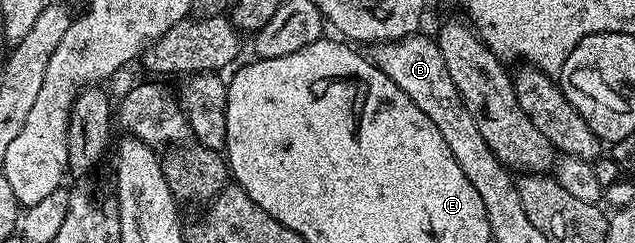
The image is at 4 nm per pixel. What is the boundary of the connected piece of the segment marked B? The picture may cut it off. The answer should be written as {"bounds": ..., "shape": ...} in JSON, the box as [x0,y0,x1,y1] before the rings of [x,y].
{"bounds":[373,35,525,219],"shape":[[[412,35],[402,37],[399,41],[376,44],[373,54],[375,66],[389,75],[389,79],[393,79],[393,83],[397,83],[397,87],[401,87],[401,91],[405,91],[405,95],[409,95],[409,99],[413,99],[413,103],[417,103],[417,107],[421,107],[421,111],[433,119],[449,151],[453,151],[453,159],[457,159],[461,171],[465,171],[465,179],[469,179],[477,195],[481,195],[481,203],[485,203],[485,215],[489,215],[489,219],[519,219],[525,216],[512,170],[500,163],[489,143],[485,143],[481,131],[477,131],[477,122],[473,120],[473,115],[469,115],[469,107],[465,107],[461,91],[457,91],[449,70],[445,68],[445,58],[439,50],[438,40],[431,38],[430,41],[423,36]]]}

